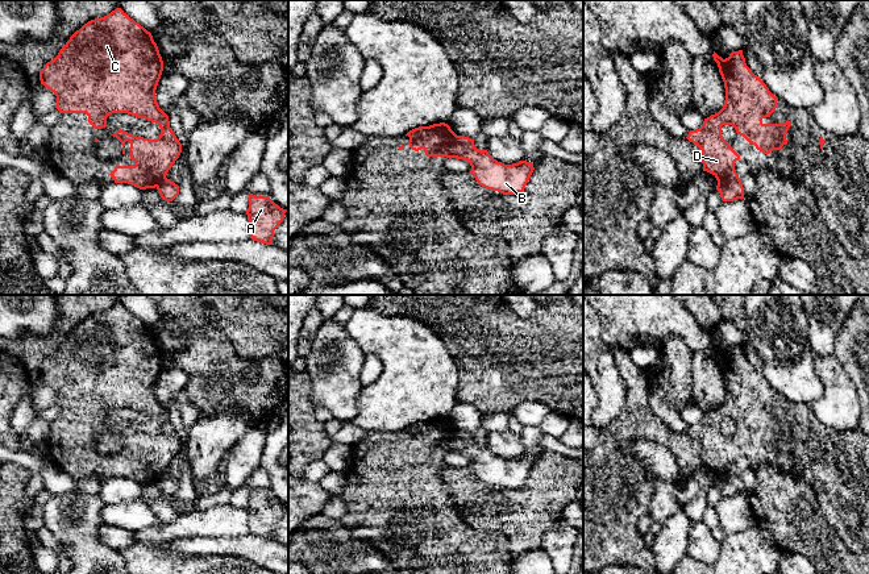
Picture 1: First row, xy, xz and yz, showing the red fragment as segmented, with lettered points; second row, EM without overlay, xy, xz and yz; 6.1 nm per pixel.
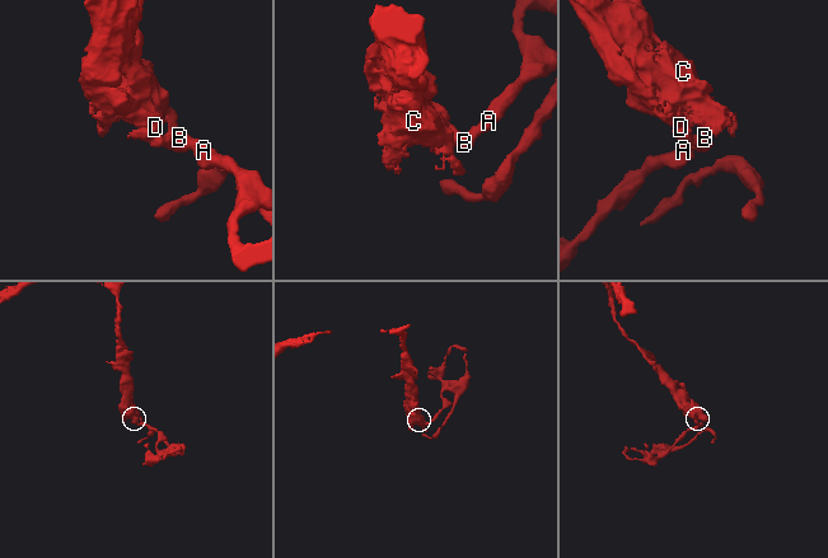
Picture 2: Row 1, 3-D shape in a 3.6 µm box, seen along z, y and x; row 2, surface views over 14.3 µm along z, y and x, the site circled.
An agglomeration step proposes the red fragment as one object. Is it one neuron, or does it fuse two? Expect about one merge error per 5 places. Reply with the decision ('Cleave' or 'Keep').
Cleave

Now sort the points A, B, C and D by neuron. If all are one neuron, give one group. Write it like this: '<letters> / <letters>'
A B / C D

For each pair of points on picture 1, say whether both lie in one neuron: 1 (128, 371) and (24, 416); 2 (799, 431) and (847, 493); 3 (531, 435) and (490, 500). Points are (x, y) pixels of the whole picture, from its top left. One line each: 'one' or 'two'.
1: two
2: one
3: two

